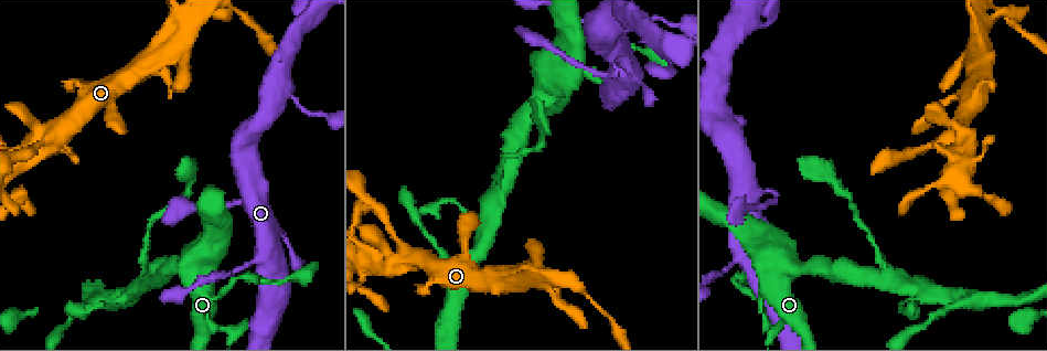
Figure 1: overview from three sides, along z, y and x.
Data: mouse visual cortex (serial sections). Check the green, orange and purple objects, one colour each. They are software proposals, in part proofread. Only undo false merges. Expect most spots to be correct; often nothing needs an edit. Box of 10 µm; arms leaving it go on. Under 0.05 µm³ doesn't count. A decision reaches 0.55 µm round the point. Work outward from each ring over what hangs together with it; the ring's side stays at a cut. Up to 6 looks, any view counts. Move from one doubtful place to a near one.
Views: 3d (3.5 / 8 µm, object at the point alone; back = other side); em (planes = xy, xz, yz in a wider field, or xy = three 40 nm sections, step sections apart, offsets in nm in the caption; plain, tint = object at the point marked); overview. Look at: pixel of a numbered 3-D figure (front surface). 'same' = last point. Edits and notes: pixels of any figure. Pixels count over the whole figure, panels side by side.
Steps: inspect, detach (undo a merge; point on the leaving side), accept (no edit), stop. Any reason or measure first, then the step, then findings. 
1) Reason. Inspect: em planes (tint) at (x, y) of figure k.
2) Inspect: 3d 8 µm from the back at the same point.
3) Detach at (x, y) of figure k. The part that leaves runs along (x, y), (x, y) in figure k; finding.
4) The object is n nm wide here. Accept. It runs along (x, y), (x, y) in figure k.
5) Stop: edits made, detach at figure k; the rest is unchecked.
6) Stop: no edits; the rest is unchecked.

Four or more arms meet. Inspect: 3d 8 µm at (53, 135) of figure 1.

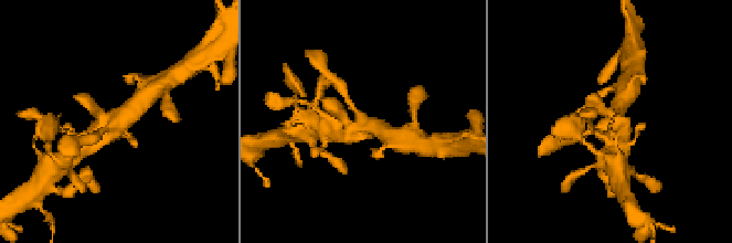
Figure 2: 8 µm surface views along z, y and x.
Inspect: em xy step 5 (tint) at the same point.

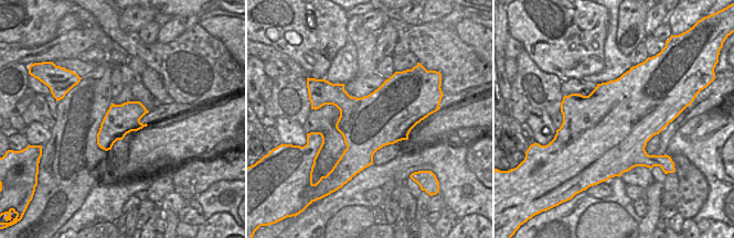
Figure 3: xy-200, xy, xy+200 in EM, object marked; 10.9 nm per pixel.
Accept. It runs along (142, 99), (94, 138) in figure 2; continuous, no second cell.

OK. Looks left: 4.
Sharp bend. Inspect: 3d 8 µm at (770, 327) of figure 1.

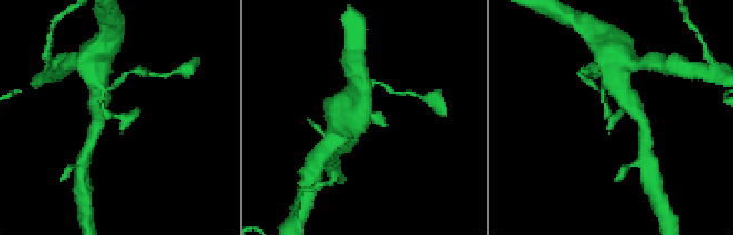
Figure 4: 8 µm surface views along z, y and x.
Zoom in. Inspect: 3d 3.5 µm from the back at the same point.

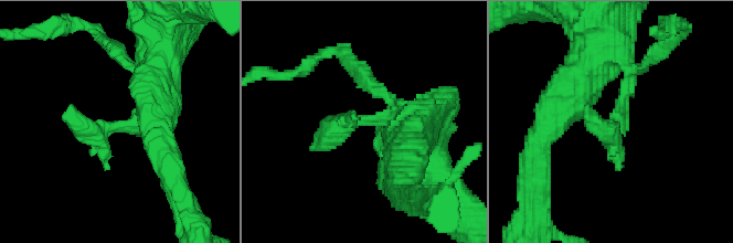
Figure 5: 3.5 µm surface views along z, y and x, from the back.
Inspect: em planes (tint) at (118, 128) of figure 5.

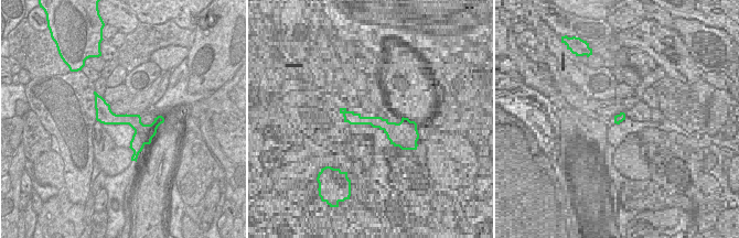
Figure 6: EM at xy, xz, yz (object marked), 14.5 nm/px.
The object is 220 nm wide here. Accept. It runs along (394, 104), (317, 149) in figure 5; one cell here.

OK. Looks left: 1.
Stop: no edits; the rest is unchecked.

